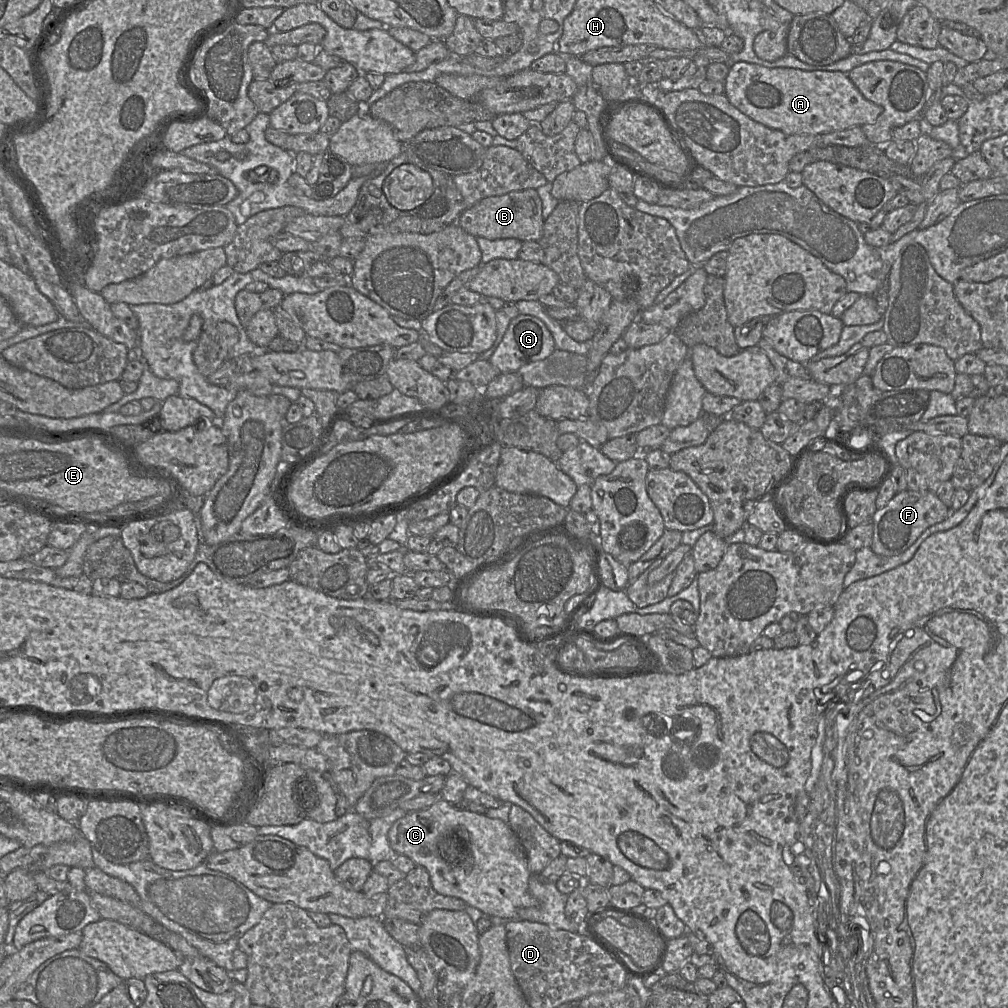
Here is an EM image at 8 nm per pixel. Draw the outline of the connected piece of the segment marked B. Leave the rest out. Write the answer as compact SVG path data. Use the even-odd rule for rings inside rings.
M536 189L511 191L500 196L486 197L466 208L456 222L467 233L489 240L515 238L538 241L543 233L542 201Z

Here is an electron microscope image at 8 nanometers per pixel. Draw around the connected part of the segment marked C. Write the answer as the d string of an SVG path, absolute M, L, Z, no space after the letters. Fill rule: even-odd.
M441 799L428 808L407 812L396 820L388 832L388 840L397 854L409 857L416 865L427 869L436 892L460 898L488 916L517 919L519 910L539 905L539 901L529 891L531 872L525 850L509 824L501 819L460 810Z

